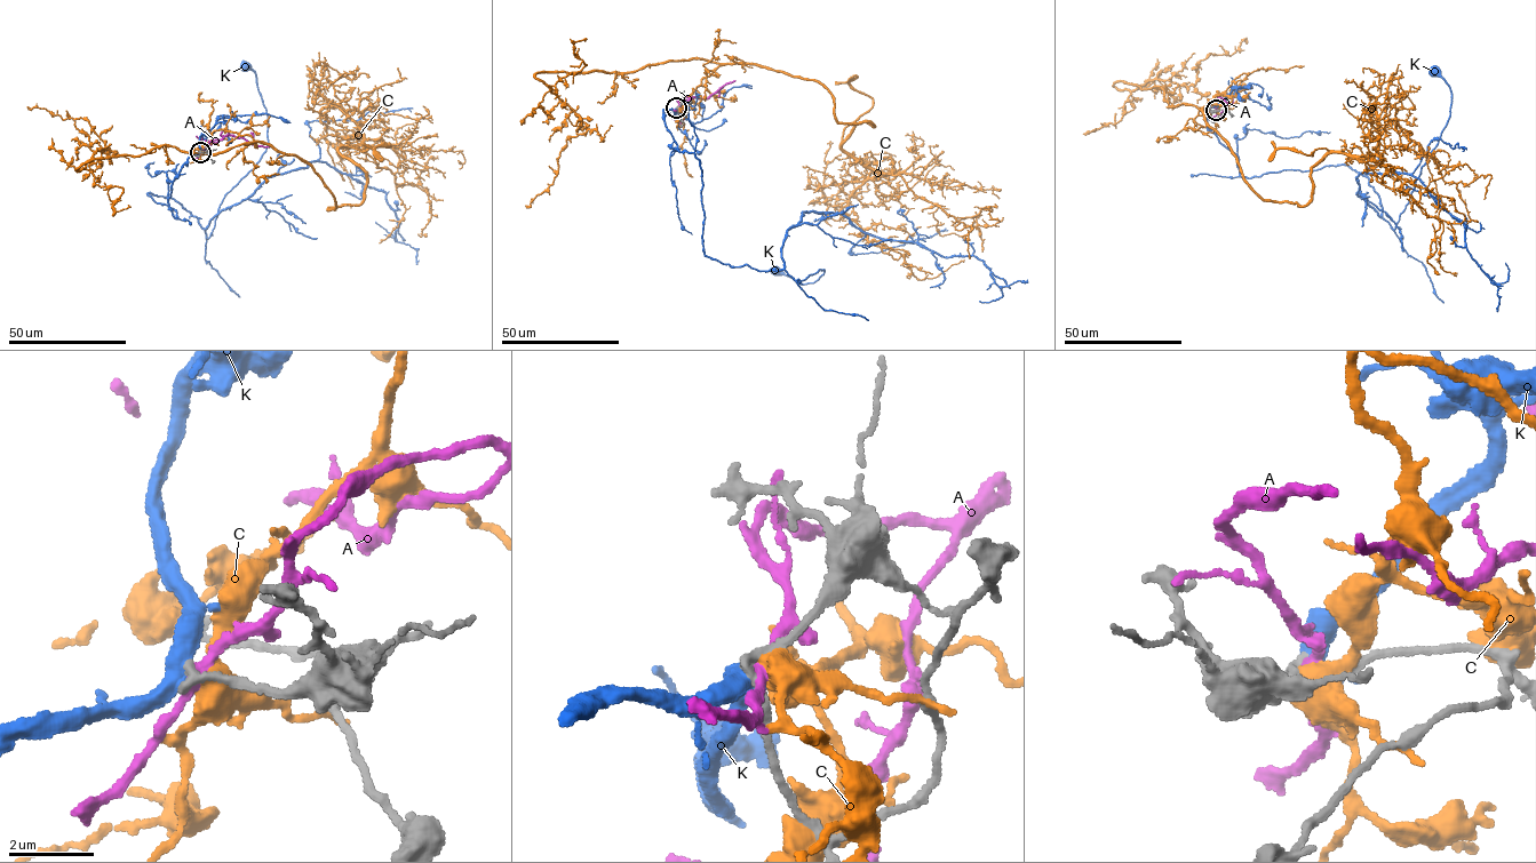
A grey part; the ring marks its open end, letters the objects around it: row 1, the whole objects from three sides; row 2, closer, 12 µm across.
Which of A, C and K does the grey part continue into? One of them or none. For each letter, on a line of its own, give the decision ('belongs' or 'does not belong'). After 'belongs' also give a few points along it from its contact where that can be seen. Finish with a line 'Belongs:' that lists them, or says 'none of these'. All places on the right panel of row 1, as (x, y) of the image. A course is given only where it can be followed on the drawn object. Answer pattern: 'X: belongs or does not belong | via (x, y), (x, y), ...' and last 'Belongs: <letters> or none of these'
A: does not belong
C: does not belong
K: belongs | via (1216, 110), (1207, 126), (1240, 176), (1346, 165), (1393, 229), (1449, 116), (1434, 72)
Belongs: K

